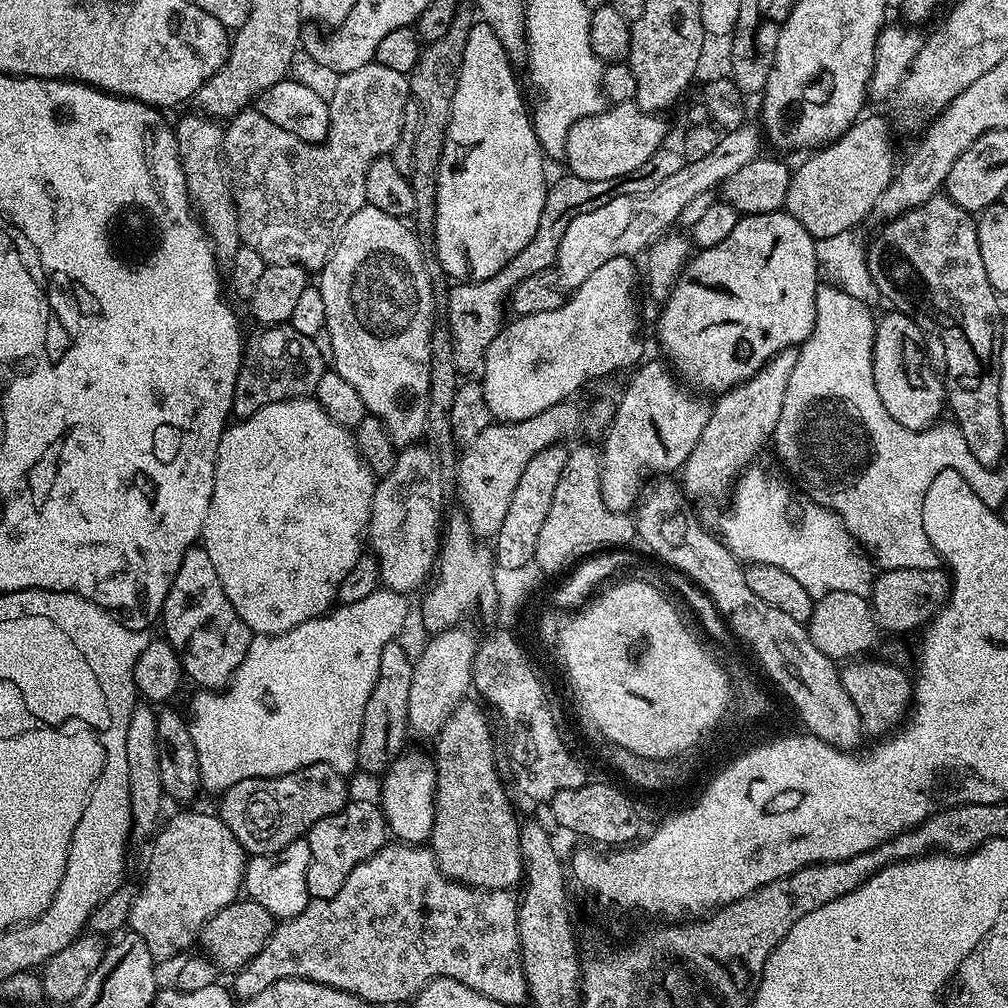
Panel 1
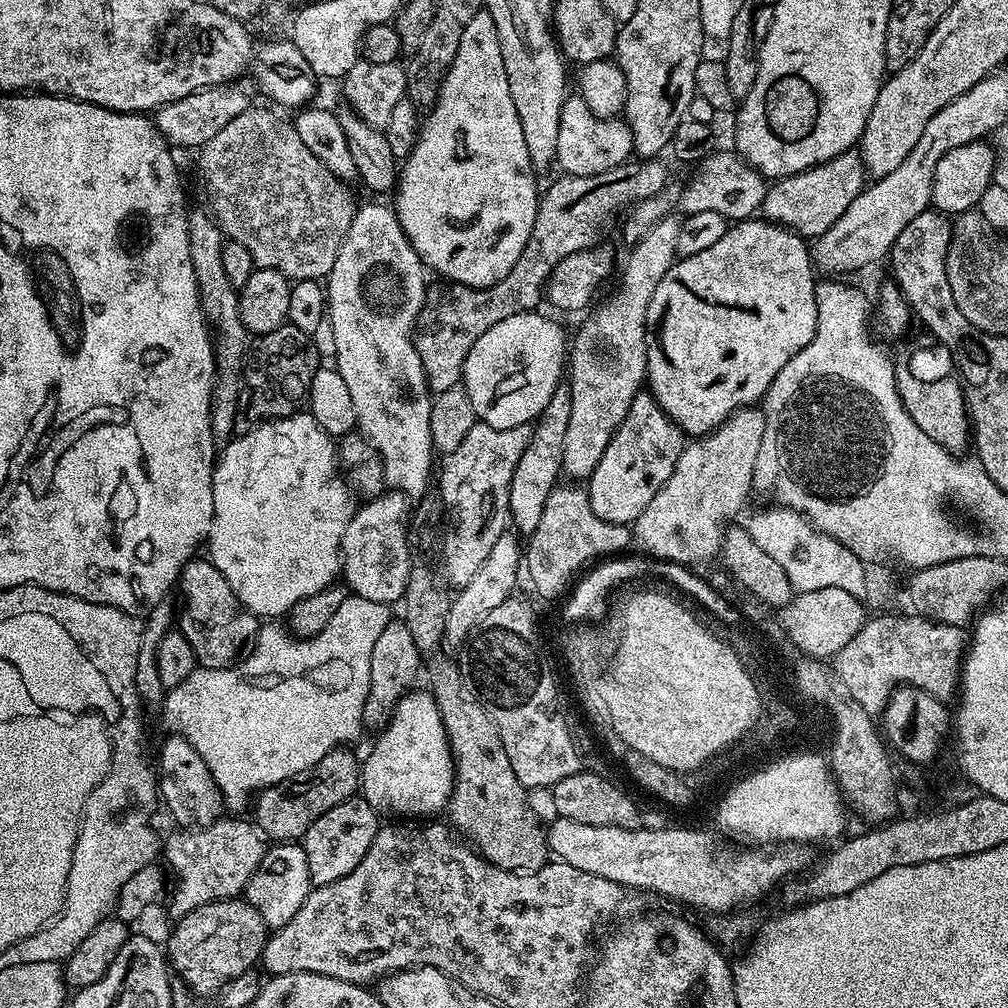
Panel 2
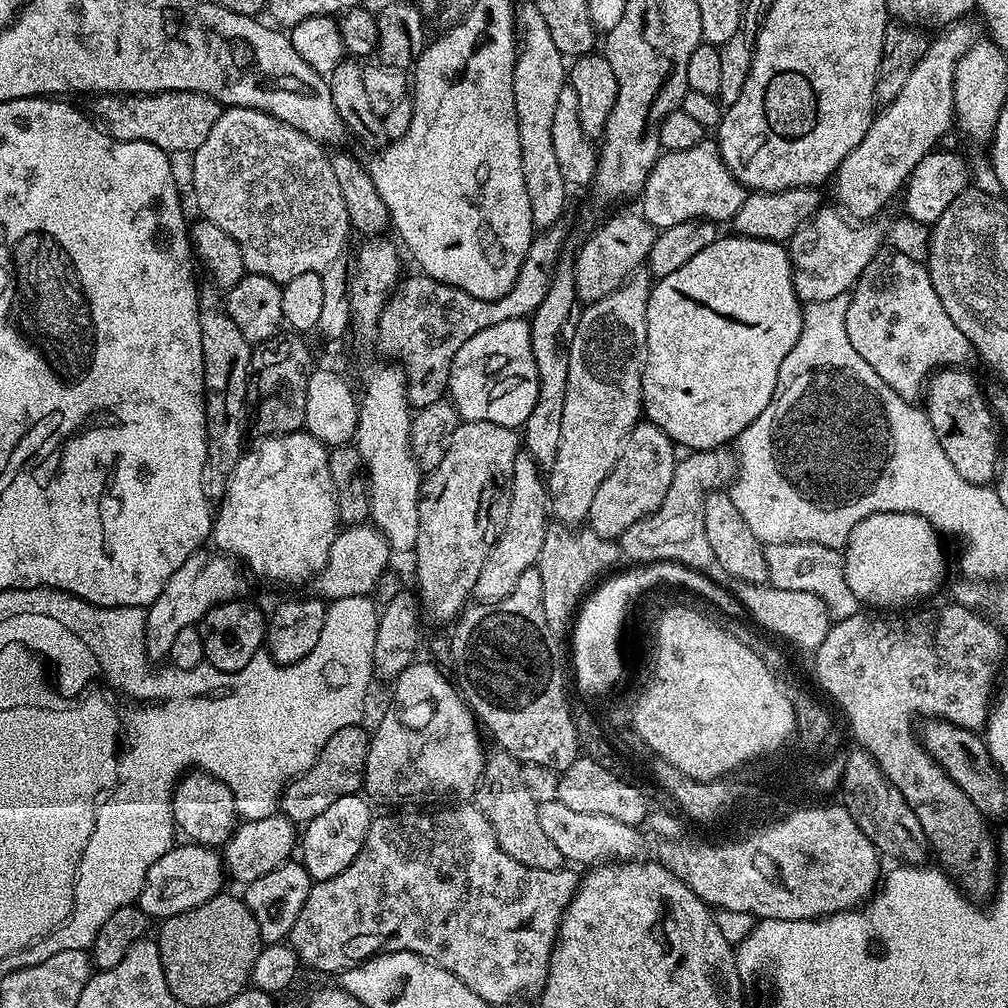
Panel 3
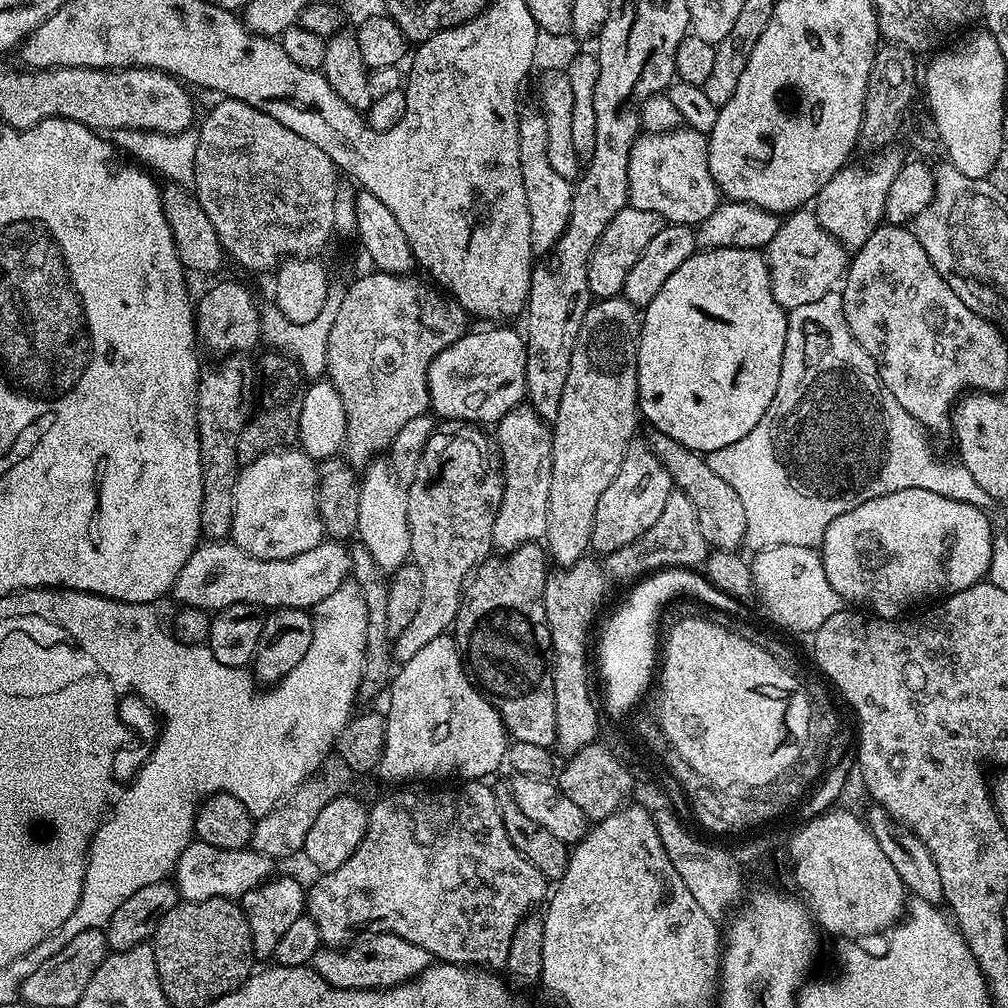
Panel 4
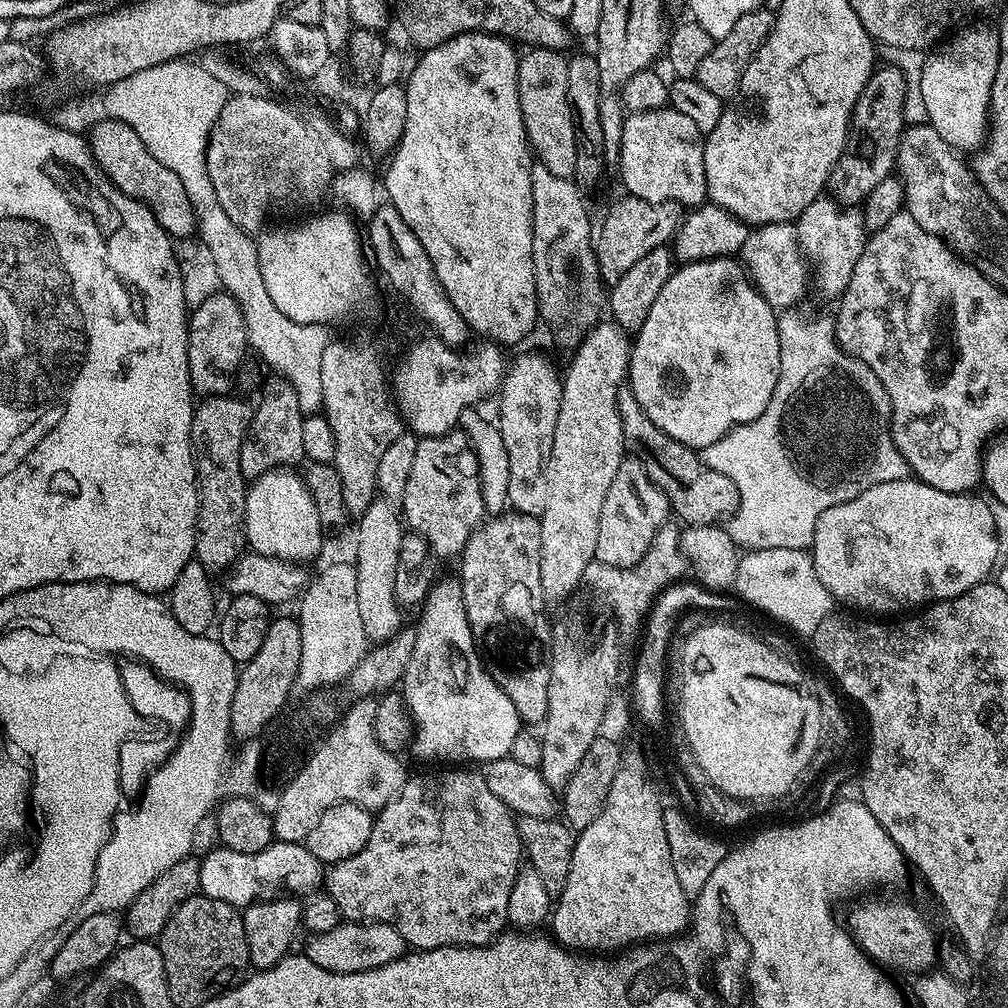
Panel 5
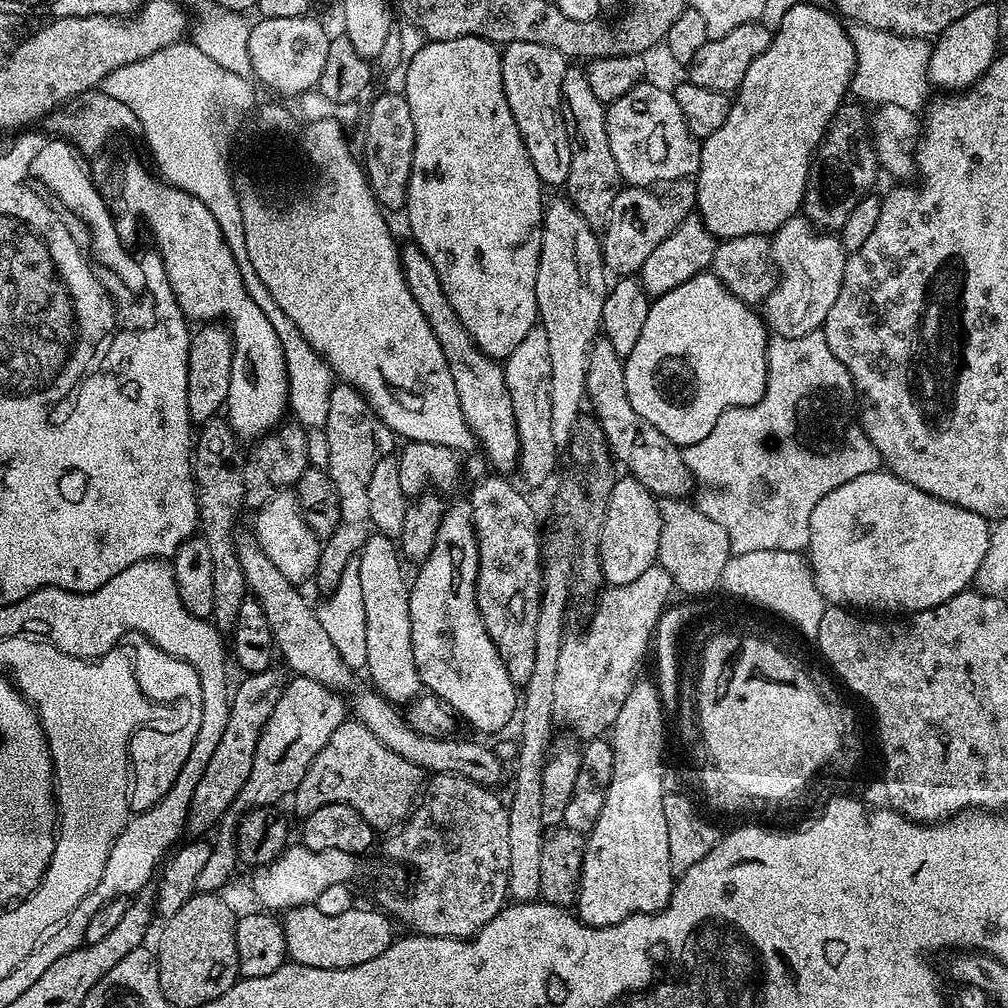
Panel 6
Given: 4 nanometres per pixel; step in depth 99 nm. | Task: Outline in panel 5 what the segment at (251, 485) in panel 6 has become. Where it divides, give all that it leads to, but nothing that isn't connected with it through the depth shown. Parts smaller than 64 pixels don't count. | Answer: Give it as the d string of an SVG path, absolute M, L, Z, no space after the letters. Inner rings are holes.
M272 374L269 377L264 384L264 393L260 396L261 404L255 405L250 426L244 431L242 454L238 454L238 466L242 466L242 474L248 482L262 478L262 474L275 468L292 468L305 459L306 413L298 406L298 394L284 376Z

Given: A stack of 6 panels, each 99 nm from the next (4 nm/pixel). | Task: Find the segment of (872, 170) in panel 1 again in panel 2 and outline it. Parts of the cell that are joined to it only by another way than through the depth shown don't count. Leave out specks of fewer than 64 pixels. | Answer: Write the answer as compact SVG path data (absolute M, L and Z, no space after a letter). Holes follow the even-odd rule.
M849 150L824 164L775 181L768 189L760 212L769 224L781 224L798 236L815 238L826 234L826 230L830 230L830 226L834 226L834 222L846 214L850 202L854 202L865 187L864 160L859 151Z

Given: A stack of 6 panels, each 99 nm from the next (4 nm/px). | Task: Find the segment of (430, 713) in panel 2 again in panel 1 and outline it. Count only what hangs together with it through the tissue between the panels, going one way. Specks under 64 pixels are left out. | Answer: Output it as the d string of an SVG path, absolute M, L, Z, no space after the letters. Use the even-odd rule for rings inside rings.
M405 751L387 772L383 773L384 785L380 788L378 803L384 811L388 831L397 841L406 844L427 845L432 839L436 813L436 766L420 752Z

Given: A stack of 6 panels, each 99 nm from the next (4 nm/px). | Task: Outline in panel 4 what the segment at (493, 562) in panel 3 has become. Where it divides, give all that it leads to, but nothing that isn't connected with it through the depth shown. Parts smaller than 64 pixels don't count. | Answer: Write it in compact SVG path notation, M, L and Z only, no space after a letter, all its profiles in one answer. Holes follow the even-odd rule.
M530 406L507 412L495 425L494 443L504 470L504 493L492 531L493 549L507 554L524 544L540 542L548 534L552 429Z

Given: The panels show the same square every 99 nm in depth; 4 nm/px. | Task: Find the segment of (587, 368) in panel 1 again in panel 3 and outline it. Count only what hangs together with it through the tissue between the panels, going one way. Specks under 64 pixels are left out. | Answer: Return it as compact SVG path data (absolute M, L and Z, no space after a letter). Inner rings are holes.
M527 319L511 320L478 330L454 354L447 395L459 410L461 421L494 422L514 429L524 425L530 410L534 410L534 402L538 402L538 366L534 366L531 323Z

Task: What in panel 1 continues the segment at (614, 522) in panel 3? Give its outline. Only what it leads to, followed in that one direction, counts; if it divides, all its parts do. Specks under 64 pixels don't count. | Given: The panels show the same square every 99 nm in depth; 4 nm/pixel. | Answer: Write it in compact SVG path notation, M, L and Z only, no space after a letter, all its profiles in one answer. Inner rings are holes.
M663 359L647 360L631 373L633 376L629 378L620 401L615 401L612 422L603 433L604 448L600 458L602 502L615 512L631 513L637 507L646 488L644 479L647 476L660 478L683 469L694 446L698 446L698 438L702 438L702 426L706 426L712 413L709 401L685 387Z

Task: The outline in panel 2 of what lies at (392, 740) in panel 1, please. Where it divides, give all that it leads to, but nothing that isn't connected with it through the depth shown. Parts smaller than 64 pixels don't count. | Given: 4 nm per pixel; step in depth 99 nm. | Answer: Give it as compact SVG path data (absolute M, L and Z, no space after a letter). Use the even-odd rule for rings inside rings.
M389 619L386 630L378 634L374 650L370 654L370 690L366 694L366 706L362 706L362 724L365 729L383 730L390 722L398 702L418 680L422 661L418 646L414 646L414 637L404 625L403 619Z

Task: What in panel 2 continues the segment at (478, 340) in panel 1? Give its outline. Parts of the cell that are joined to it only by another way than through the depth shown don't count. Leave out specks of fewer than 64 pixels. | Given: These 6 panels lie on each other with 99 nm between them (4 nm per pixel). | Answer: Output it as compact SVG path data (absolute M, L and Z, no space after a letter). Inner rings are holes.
M640 158L635 162L629 162L627 164L619 164L614 170L606 170L602 174L594 176L566 176L563 174L557 175L557 180L547 189L543 189L540 197L540 205L536 211L536 217L534 218L534 230L530 230L530 238L526 242L526 250L522 250L522 254L518 254L518 262L514 262L514 270L510 270L510 274L506 274L506 278L502 278L494 286L489 288L471 288L465 284L453 284L451 282L445 283L445 288L433 287L429 291L428 299L424 302L424 309L420 312L420 316L416 320L417 329L414 333L414 339L416 341L416 349L418 354L424 360L424 369L426 370L426 378L428 379L428 387L433 393L441 392L442 390L450 390L457 387L461 383L464 374L464 363L466 362L466 356L470 354L470 346L474 346L474 342L478 342L478 338L482 338L482 334L486 334L486 330L490 330L490 326L495 326L497 322L502 322L502 318L510 318L510 314L522 314L523 312L531 312L541 307L542 301L546 296L546 289L548 287L548 279L550 274L554 270L554 266L558 266L558 262L562 262L562 258L570 258L570 254L574 254L578 250L589 247L593 243L592 240L596 236L596 231L607 222L611 216L616 215L622 208L623 210L629 209L633 204L637 204L646 198L654 198L659 192L665 191L669 187L668 185L668 168L663 164L663 159L660 158Z

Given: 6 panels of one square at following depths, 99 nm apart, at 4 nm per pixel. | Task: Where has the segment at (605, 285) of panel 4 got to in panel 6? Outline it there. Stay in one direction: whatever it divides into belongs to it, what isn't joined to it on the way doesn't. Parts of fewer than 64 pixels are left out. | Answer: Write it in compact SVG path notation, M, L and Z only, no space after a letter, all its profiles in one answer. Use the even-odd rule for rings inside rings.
M691 179L675 180L673 184L661 187L659 190L655 187L621 187L618 198L614 198L614 206L608 215L608 223L602 228L602 251L605 269L616 278L635 277L639 273L642 262L646 262L646 258L650 258L650 254L654 254L654 246L658 246L670 233L675 232L676 227L686 217L693 215L695 208L696 186Z

